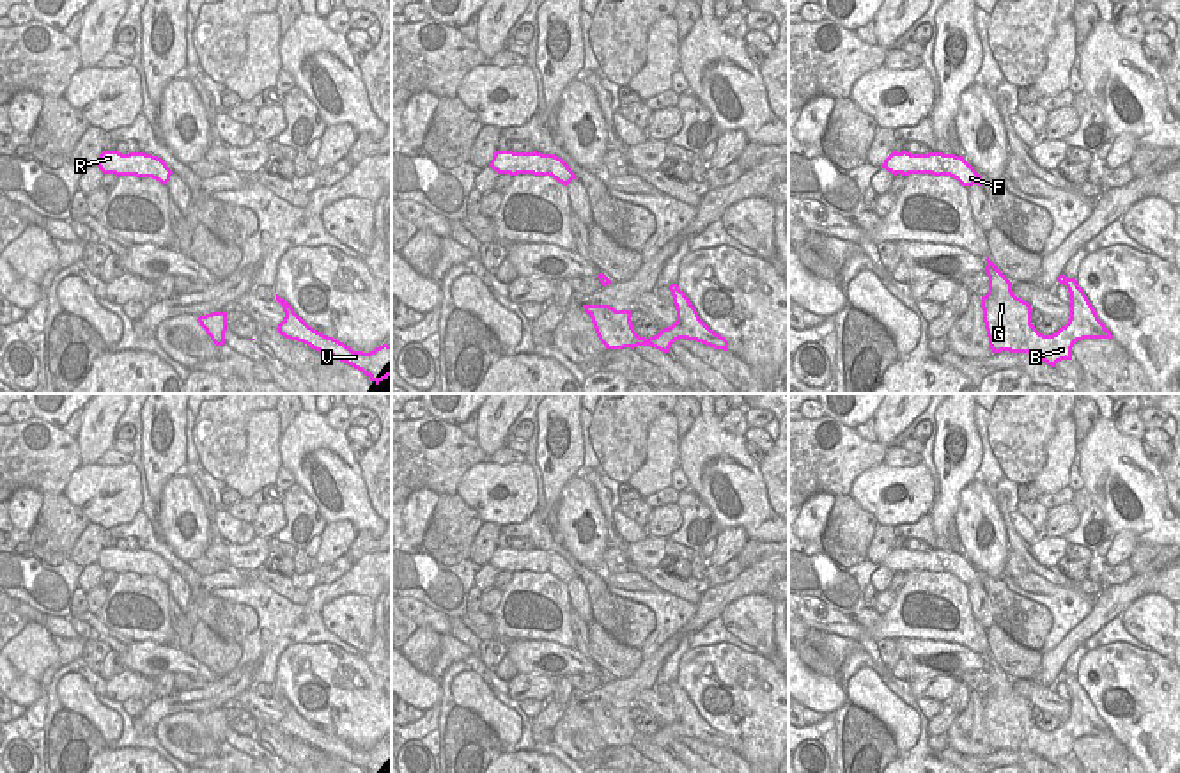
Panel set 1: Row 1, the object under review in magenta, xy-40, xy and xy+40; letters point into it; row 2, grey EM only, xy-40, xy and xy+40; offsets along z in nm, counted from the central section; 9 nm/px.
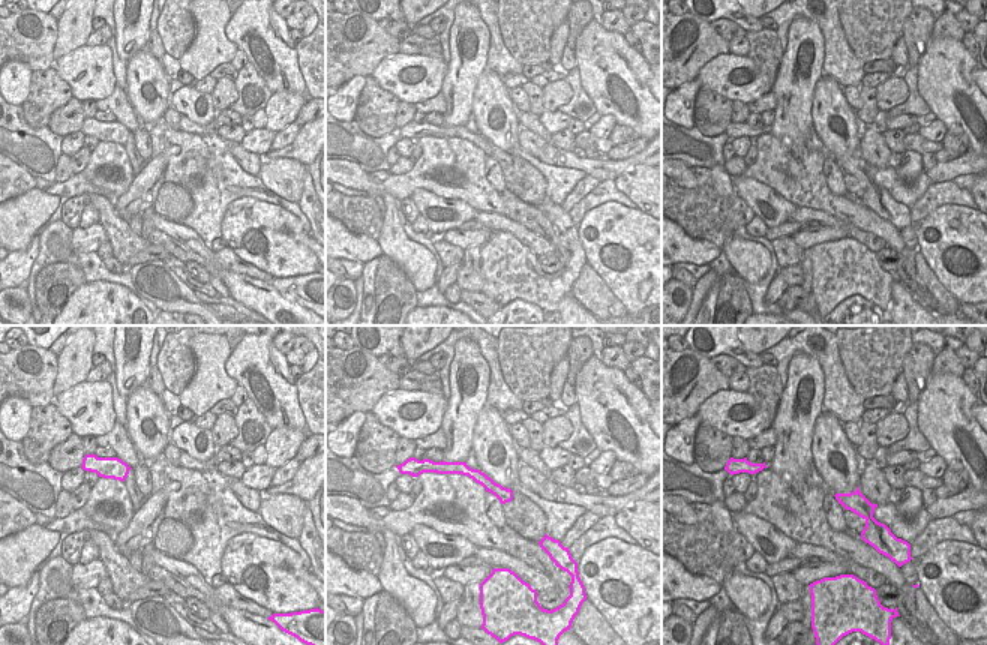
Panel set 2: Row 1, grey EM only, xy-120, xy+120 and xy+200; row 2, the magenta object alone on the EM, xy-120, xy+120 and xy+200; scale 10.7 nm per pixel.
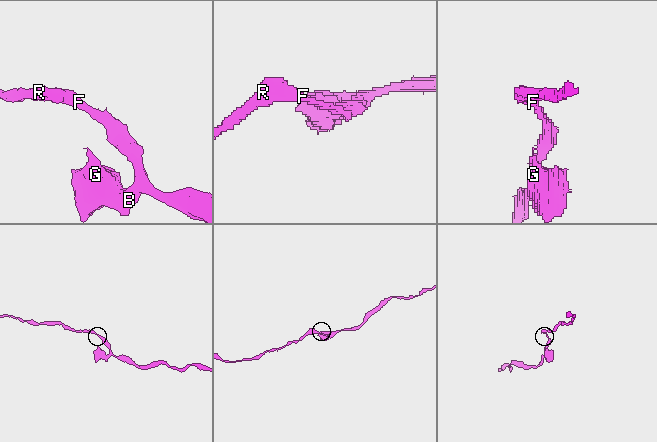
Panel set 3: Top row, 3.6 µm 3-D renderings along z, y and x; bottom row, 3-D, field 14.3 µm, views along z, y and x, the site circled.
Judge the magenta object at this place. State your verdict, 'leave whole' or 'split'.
leave whole

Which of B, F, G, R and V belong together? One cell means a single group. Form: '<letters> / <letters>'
B F G R V

